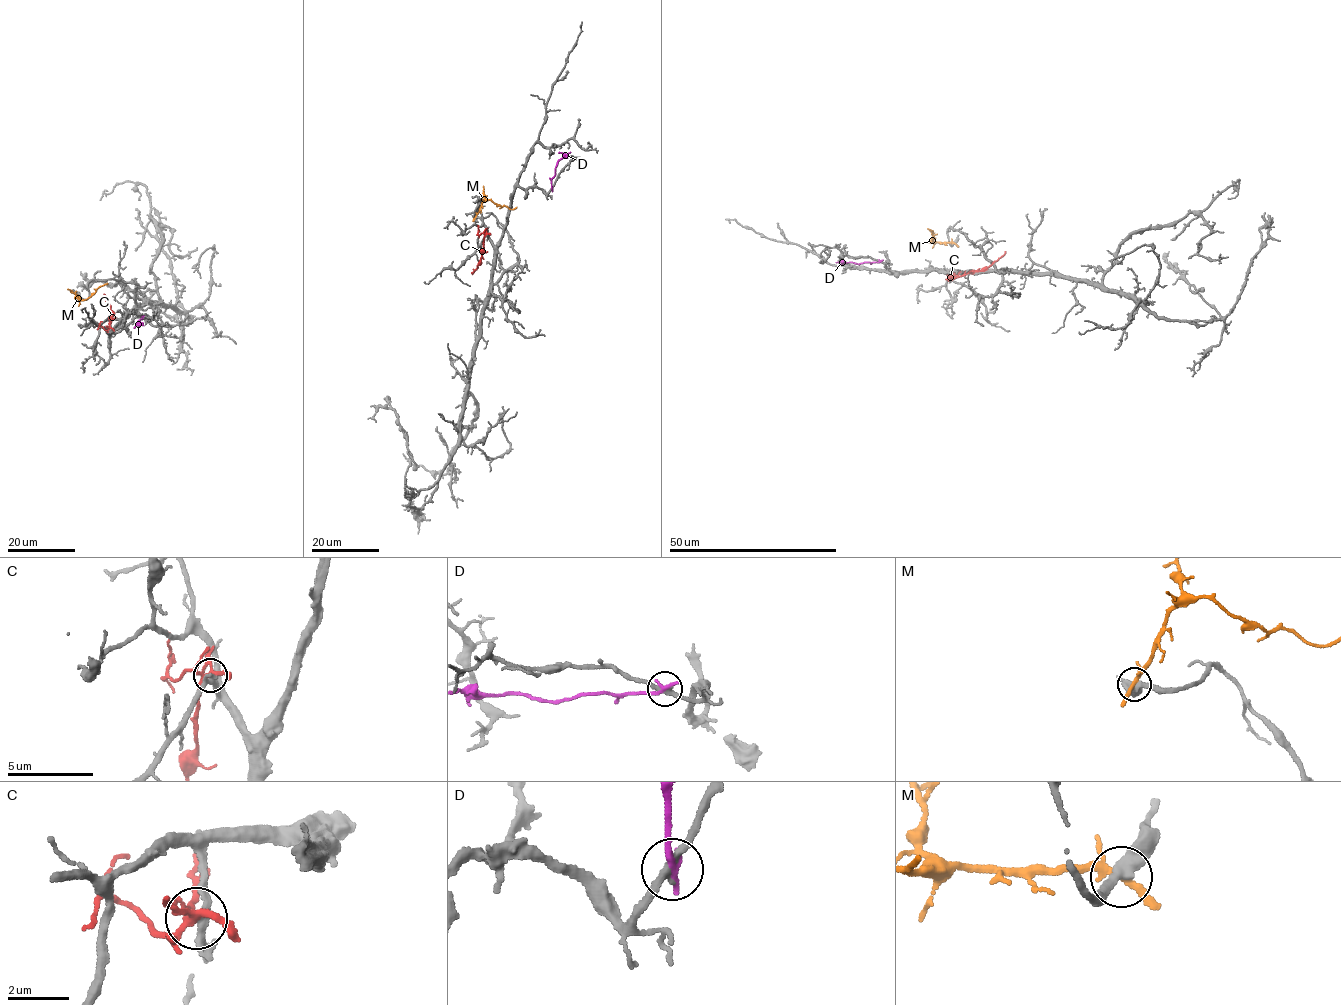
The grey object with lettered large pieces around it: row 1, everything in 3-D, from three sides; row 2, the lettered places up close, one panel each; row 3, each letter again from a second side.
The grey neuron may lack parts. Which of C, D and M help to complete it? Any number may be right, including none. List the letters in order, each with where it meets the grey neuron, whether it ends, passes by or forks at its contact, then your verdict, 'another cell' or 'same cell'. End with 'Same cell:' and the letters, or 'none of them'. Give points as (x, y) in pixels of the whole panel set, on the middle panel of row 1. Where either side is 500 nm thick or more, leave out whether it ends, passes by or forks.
C: meets grey at (486, 234); it forks there; another cell
D: meets grey at (552, 189); it ends there; another cell
M: meets grey at (475, 217); it forks there; another cell
Same cell: none of them

